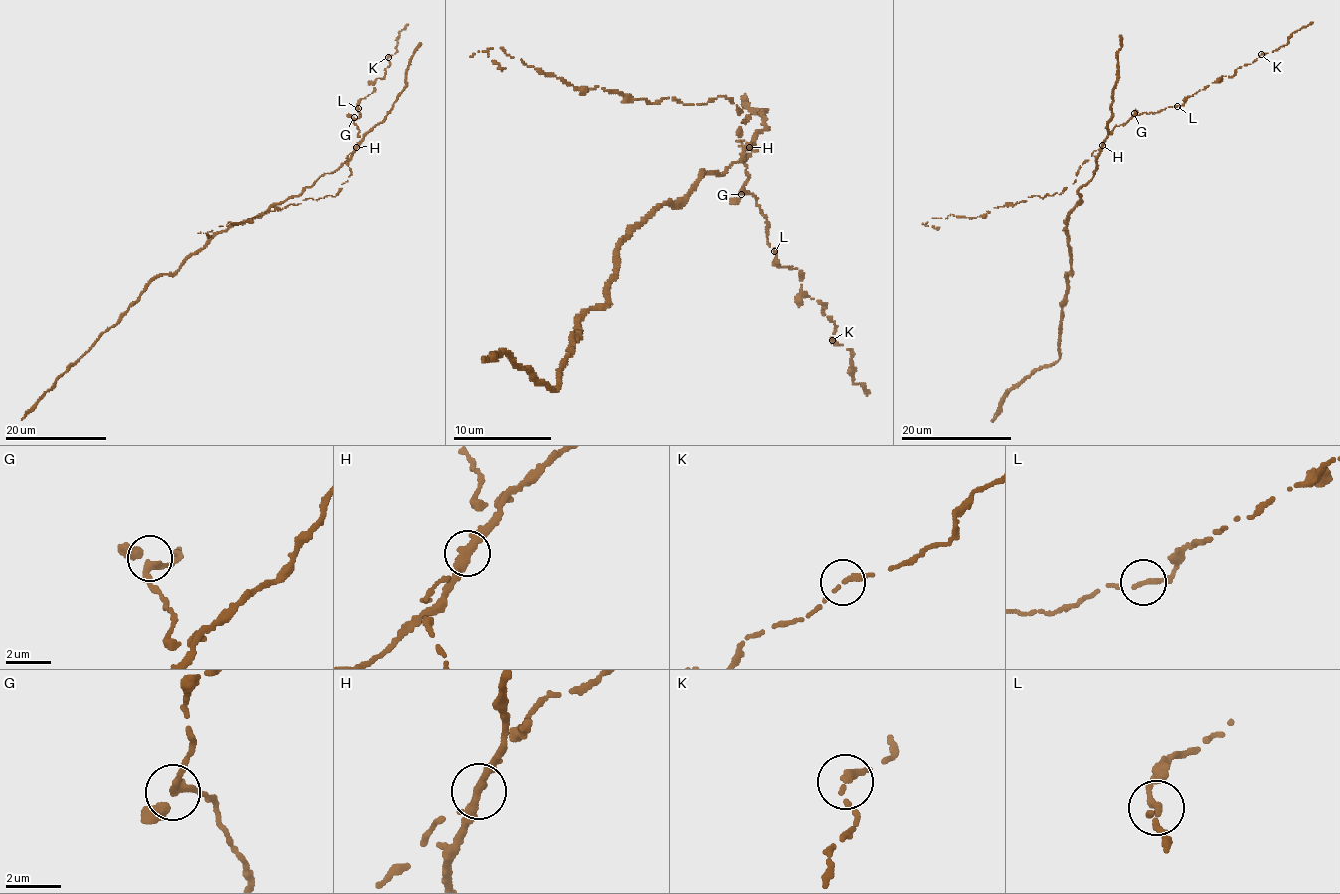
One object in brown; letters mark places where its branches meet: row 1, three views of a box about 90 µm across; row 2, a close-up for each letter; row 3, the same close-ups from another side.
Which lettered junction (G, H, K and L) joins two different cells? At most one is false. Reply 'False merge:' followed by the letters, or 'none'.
False merge: H

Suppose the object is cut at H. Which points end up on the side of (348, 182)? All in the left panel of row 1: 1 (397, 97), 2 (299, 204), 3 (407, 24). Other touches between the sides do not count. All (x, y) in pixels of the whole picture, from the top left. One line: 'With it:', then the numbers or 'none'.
With it: 2, 3

